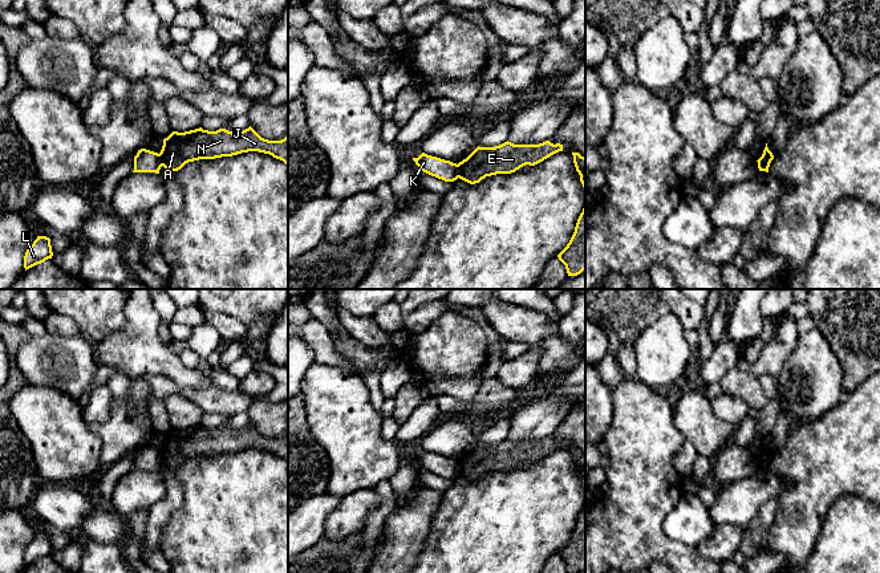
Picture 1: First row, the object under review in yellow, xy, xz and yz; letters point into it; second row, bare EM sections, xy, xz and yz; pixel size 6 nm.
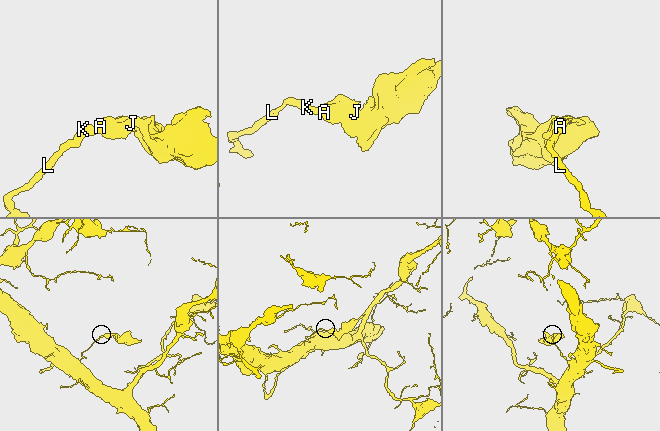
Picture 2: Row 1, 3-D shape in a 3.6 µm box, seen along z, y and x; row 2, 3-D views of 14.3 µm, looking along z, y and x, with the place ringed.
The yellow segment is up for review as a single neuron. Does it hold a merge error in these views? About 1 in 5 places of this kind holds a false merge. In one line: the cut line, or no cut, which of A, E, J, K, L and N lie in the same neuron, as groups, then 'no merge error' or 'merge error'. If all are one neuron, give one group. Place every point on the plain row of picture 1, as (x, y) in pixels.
xz (457, 462), (458, 474) | A E J N / K L | merge error

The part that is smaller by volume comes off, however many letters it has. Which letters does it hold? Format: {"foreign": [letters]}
{"foreign": ["A", "E", "J", "N"]}

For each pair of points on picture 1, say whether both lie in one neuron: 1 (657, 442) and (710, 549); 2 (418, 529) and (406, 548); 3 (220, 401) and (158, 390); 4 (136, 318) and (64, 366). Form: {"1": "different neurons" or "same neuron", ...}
{"1": "different neurons", "2": "same neuron", "3": "same neuron", "4": "different neurons"}

